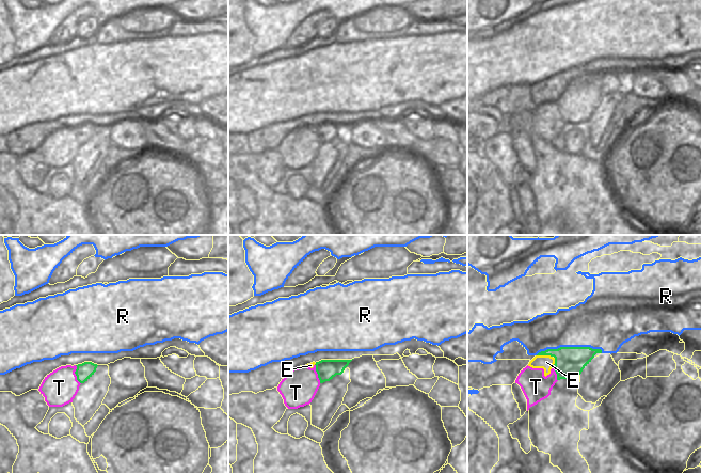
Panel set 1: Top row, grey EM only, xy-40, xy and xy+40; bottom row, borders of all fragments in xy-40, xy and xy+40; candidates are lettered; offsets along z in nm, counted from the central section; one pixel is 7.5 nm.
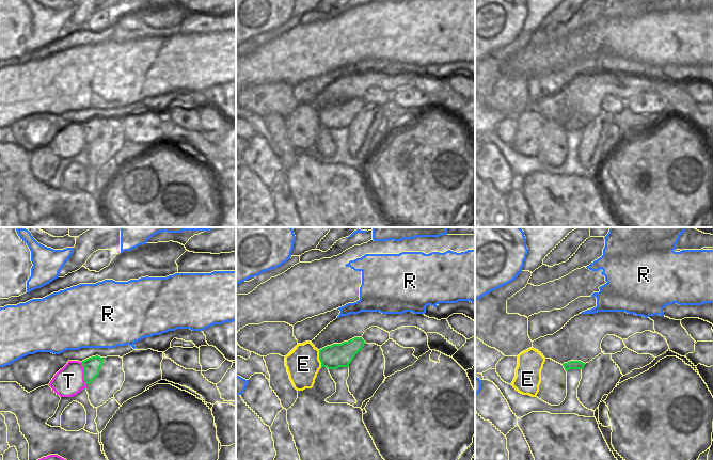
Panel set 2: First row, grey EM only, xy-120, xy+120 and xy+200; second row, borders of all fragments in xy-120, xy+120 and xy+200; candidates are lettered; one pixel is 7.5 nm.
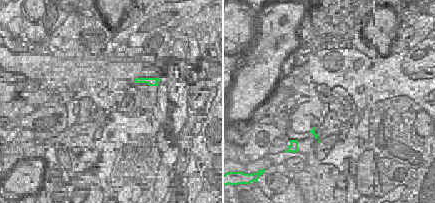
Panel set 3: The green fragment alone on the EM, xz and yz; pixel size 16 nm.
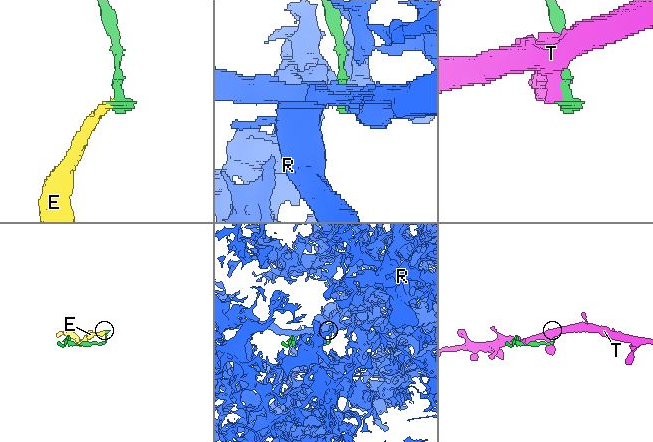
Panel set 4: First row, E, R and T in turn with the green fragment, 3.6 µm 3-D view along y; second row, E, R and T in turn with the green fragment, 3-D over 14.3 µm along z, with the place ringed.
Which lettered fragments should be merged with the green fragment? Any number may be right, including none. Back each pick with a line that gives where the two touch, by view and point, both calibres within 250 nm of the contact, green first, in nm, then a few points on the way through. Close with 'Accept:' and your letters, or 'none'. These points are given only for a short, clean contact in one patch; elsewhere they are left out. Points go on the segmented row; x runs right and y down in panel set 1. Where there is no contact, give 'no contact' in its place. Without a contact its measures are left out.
Accept: none

